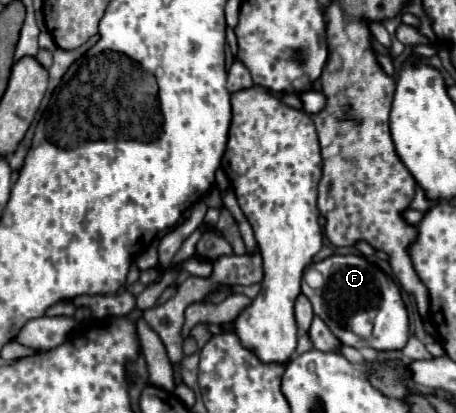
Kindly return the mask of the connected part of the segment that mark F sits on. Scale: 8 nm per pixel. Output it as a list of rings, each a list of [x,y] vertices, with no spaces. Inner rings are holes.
[[[330,256],[322,262],[312,264],[322,276],[324,276],[324,286],[322,288],[310,288],[306,282],[302,282],[302,294],[310,300],[314,314],[324,320],[324,324],[330,328],[330,332],[346,346],[362,348],[370,346],[374,350],[402,350],[404,344],[408,342],[410,330],[408,330],[408,314],[400,296],[398,286],[394,284],[392,278],[388,278],[380,268],[370,264],[364,256]],[[362,310],[374,310],[374,330],[372,338],[364,340],[356,336],[348,328],[348,320]],[[374,344],[374,346],[372,346]]]

